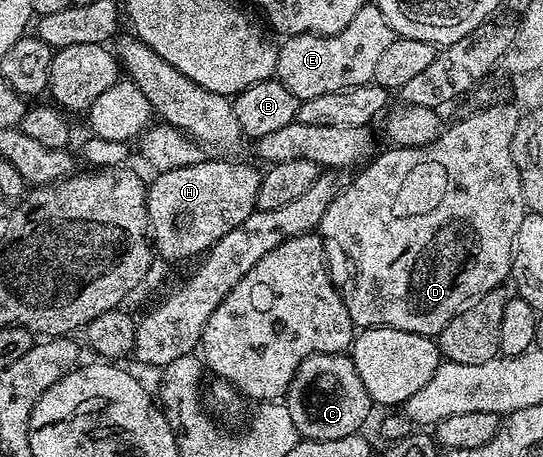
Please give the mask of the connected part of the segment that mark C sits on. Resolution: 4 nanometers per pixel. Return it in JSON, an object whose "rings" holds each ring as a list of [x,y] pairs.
{"rings":[[[343,352],[308,356],[299,370],[295,370],[295,378],[290,382],[283,402],[291,410],[298,437],[307,440],[334,440],[358,435],[369,411],[375,408],[367,394],[367,386],[363,386],[363,378],[359,378],[359,370],[355,370],[352,355]]]}

